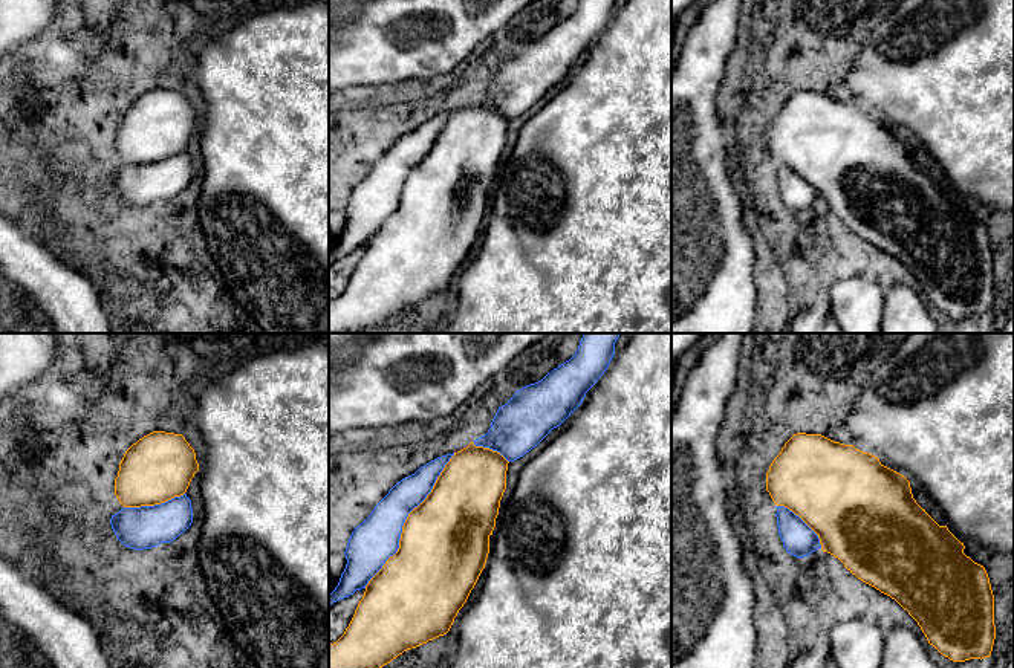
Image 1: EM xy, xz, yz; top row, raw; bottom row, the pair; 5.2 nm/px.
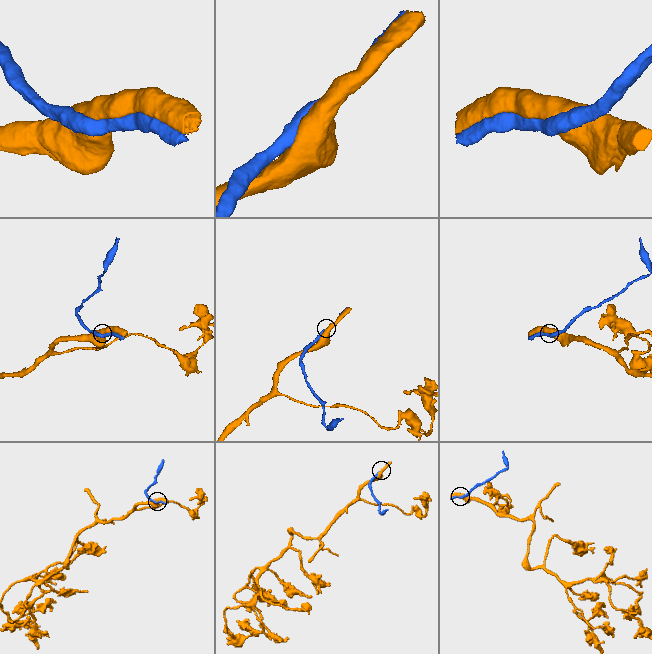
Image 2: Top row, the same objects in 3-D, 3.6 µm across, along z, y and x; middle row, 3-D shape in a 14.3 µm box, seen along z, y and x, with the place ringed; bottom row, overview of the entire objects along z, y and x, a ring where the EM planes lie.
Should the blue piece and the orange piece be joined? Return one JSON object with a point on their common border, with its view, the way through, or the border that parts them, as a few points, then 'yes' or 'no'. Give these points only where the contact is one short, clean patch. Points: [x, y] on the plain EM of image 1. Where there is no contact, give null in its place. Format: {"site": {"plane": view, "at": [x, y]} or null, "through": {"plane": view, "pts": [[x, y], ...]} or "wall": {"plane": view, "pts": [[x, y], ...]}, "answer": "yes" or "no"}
{"site": {"plane": "xz", "at": [406, 176]}, "answer": "yes"}

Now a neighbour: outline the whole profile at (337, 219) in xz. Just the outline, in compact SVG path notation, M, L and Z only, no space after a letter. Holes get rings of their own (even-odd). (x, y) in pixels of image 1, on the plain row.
M329 209L329 252L335 248L340 240L341 231L347 222L344 211L330 211Z

